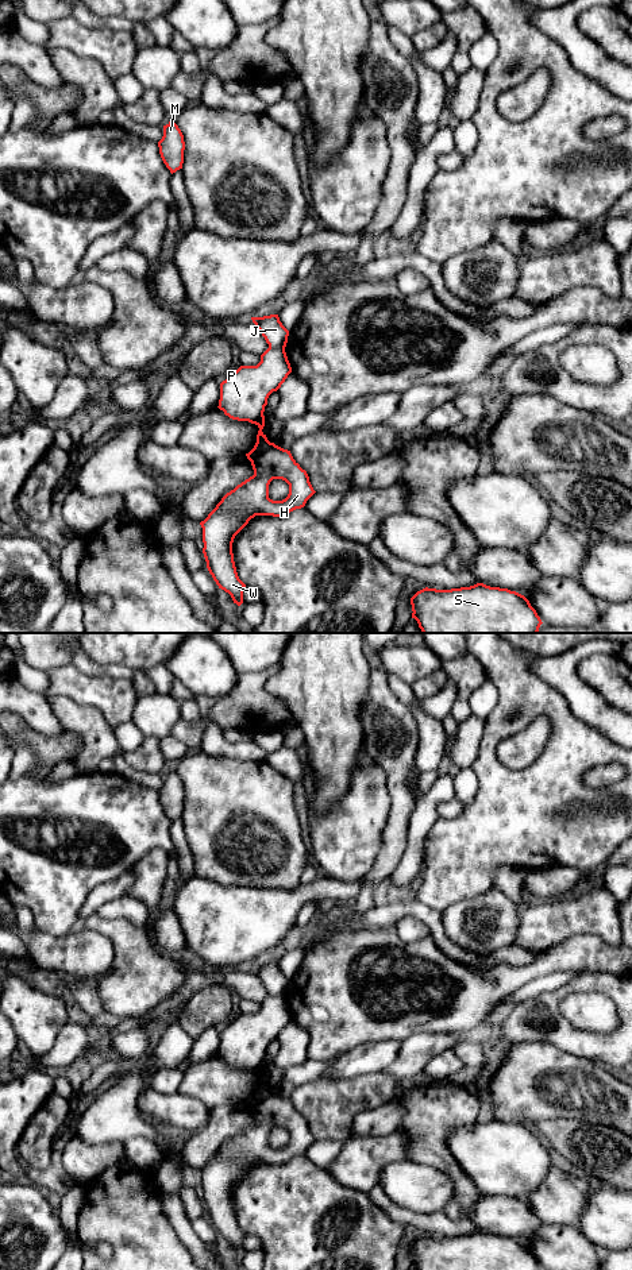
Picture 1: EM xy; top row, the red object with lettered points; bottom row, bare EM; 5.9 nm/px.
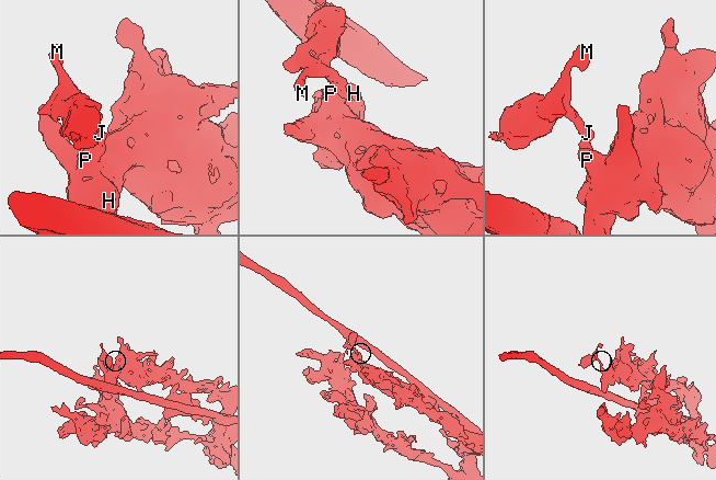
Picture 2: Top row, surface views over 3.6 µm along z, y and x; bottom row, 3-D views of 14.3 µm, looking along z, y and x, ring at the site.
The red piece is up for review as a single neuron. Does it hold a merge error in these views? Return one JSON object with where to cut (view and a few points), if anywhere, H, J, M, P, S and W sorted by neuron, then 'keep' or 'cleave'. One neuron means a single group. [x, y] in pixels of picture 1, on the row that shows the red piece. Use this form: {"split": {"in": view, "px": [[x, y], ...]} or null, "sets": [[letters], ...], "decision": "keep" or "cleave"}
{"split": {"in": "xy", "px": [[269, 346], [284, 350]]}, "sets": [["H", "P", "S", "W"], ["J", "M"]], "decision": "cleave"}

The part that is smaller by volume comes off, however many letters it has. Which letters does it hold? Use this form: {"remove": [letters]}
{"remove": ["J", "M"]}

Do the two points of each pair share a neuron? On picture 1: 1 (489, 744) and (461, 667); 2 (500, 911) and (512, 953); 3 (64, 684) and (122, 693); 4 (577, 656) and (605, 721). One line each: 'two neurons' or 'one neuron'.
1: two neurons
2: two neurons
3: one neuron
4: one neuron

